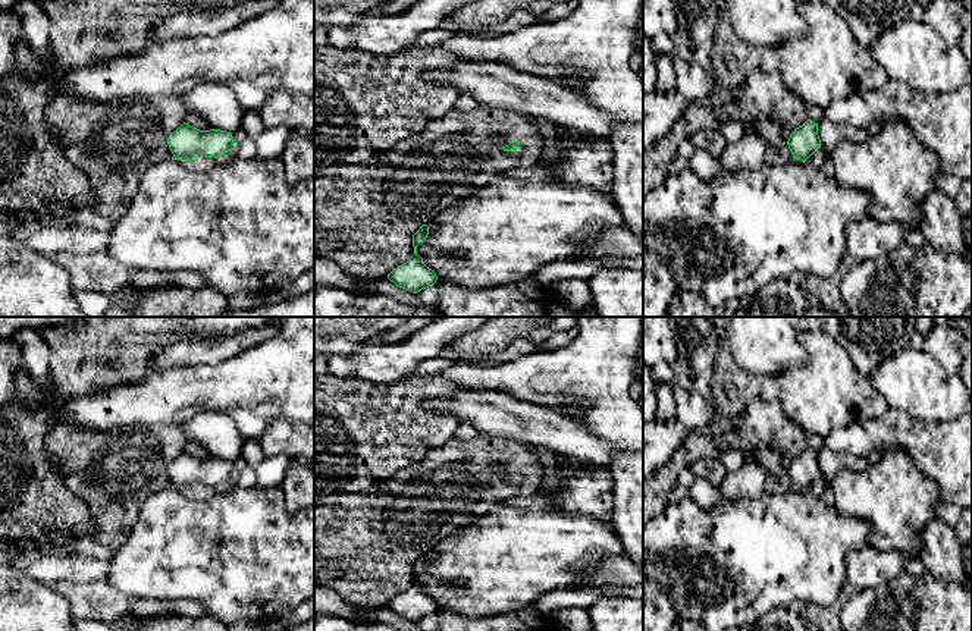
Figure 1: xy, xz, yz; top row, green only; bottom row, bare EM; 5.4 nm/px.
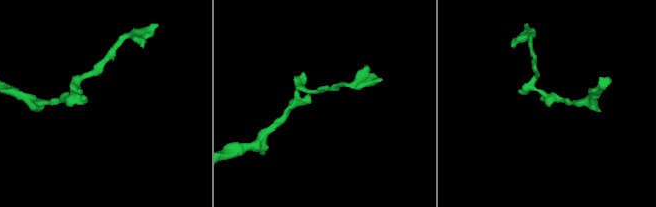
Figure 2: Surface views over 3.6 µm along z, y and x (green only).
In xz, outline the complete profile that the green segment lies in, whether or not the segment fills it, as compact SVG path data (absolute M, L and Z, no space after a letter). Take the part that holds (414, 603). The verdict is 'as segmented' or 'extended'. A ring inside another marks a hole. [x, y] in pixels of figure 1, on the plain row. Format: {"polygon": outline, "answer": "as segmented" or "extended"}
{"polygon": "M420 555L420 558L413 563L414 583L407 591L398 594L388 603L388 608L391 610L413 622L417 622L421 618L435 613L438 609L436 602L432 597L429 597L423 591L423 587L417 583L417 574L423 571L427 566L427 563L429 555Z", "answer": "as segmented"}

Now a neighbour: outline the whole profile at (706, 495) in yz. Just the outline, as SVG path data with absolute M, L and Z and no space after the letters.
M696 477L689 487L689 497L705 511L711 511L717 505L725 505L719 487L700 477Z

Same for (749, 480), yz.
M744 462L737 471L727 473L719 486L725 503L758 499L765 490L768 471L758 462Z

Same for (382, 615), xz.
M388 606L370 609L369 615L366 616L366 621L374 622L374 624L385 624L385 625L389 625L398 631L421 631L416 625L416 622L396 615Z

